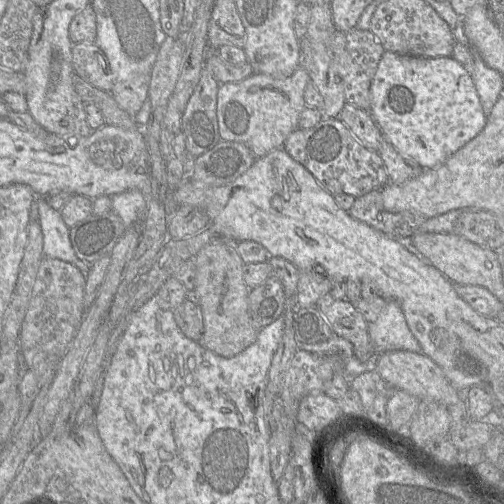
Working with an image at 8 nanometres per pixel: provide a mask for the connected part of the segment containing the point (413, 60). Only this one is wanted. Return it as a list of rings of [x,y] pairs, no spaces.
[[[385,51],[372,80],[370,95],[370,114],[384,139],[424,169],[444,163],[487,123],[470,73],[452,56],[428,58]]]

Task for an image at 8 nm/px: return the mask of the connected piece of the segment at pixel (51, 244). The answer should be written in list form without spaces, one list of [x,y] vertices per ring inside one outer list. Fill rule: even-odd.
[[[38,197],[39,223],[43,233],[43,254],[46,258],[55,258],[77,267],[84,275],[91,264],[79,259],[72,247],[69,228],[61,212],[53,209],[44,197]]]

